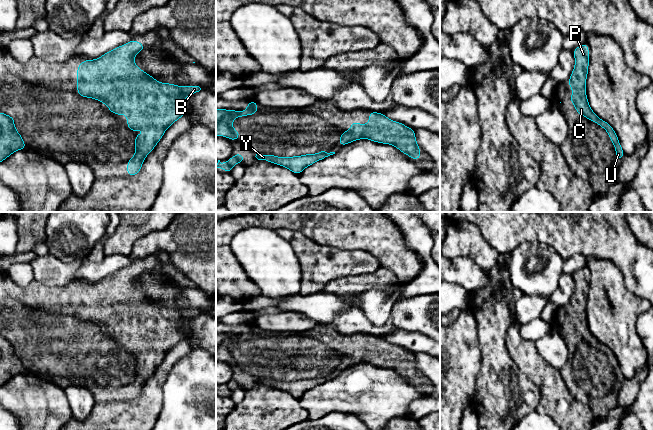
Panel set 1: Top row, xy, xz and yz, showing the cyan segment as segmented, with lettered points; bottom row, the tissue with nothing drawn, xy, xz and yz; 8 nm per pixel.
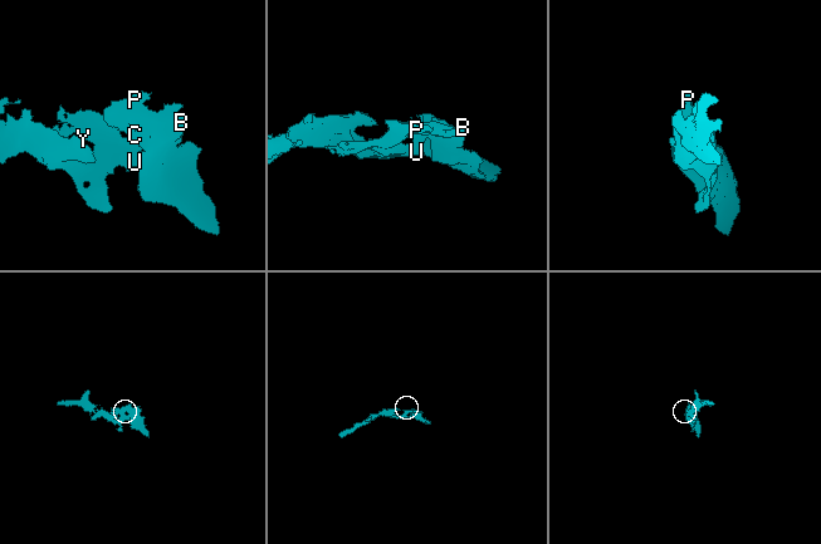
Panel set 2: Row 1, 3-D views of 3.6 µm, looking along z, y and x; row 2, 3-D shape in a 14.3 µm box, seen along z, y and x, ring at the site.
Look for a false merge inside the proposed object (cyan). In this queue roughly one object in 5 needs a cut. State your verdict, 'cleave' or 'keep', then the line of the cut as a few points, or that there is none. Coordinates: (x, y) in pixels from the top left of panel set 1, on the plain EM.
keep; no cut

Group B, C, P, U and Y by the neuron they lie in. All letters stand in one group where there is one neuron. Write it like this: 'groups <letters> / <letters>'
groups B C P U Y

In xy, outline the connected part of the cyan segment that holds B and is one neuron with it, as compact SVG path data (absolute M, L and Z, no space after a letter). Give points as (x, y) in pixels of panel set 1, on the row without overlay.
M132 263L114 274L106 276L95 284L85 283L77 290L77 318L93 322L104 327L111 337L127 339L127 351L135 356L144 353L144 359L135 358L135 379L127 385L127 399L134 400L141 395L146 380L153 375L162 363L166 353L180 341L185 340L188 333L183 326L189 319L201 314L199 310L178 310L160 307L151 299L143 296L134 287L134 281L146 270Z

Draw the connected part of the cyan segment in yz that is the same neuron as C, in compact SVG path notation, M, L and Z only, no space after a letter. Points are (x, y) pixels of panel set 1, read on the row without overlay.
M586 267L575 272L572 276L575 281L575 290L569 302L569 311L574 317L568 322L572 325L574 332L579 339L585 340L588 344L598 348L608 357L616 375L616 383L621 385L625 377L619 366L618 360L612 350L605 344L600 343L591 333L586 319L586 303L589 291L589 270Z

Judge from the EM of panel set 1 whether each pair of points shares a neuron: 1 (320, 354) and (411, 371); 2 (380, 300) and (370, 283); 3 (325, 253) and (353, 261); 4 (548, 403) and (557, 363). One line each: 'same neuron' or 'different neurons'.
1: same neuron
2: different neurons
3: same neuron
4: different neurons

